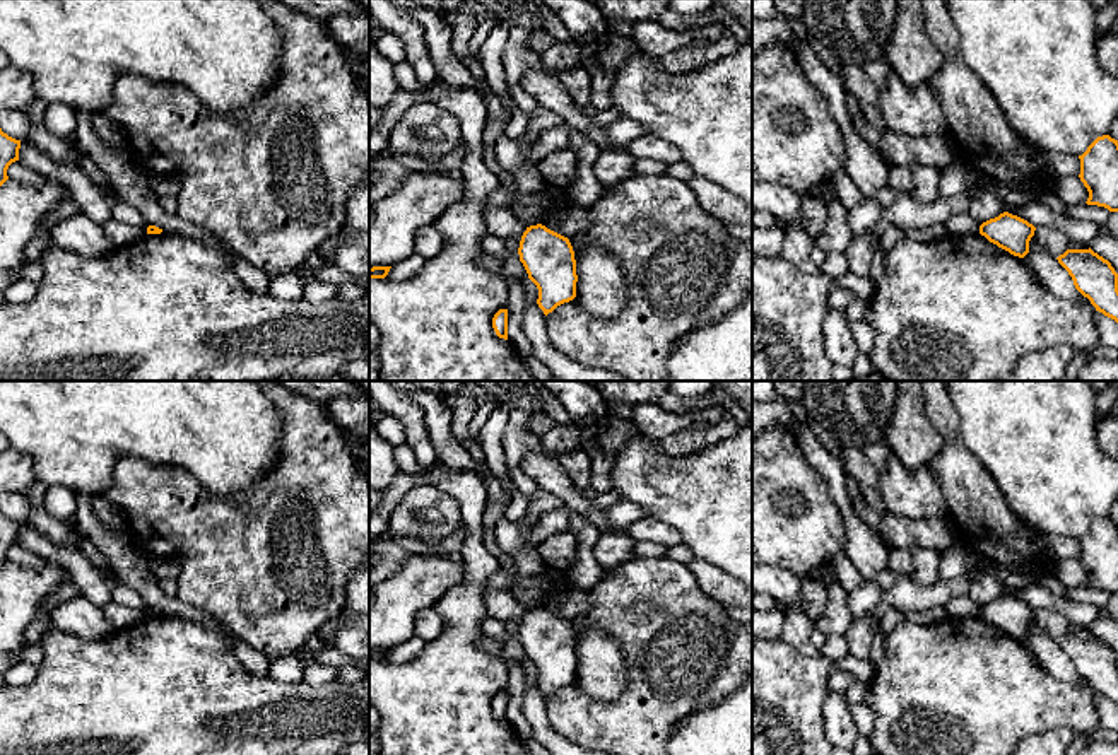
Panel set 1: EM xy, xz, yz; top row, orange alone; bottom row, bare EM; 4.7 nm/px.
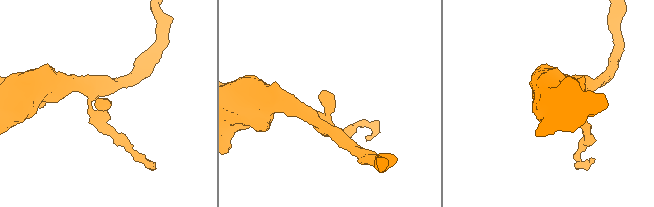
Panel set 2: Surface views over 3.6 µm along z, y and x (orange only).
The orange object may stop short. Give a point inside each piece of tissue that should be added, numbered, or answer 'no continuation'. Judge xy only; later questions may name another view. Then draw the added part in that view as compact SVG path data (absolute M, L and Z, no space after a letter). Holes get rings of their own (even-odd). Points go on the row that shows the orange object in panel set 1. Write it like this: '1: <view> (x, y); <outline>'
no continuation

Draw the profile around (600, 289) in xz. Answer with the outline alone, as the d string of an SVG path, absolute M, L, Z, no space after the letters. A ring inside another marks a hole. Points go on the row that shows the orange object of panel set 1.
M598 248L581 249L576 260L576 301L593 316L614 318L627 301L627 282L614 256Z

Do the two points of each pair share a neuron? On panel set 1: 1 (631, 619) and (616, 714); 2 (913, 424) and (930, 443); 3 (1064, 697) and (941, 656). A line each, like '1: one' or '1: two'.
1: one
2: one
3: one

